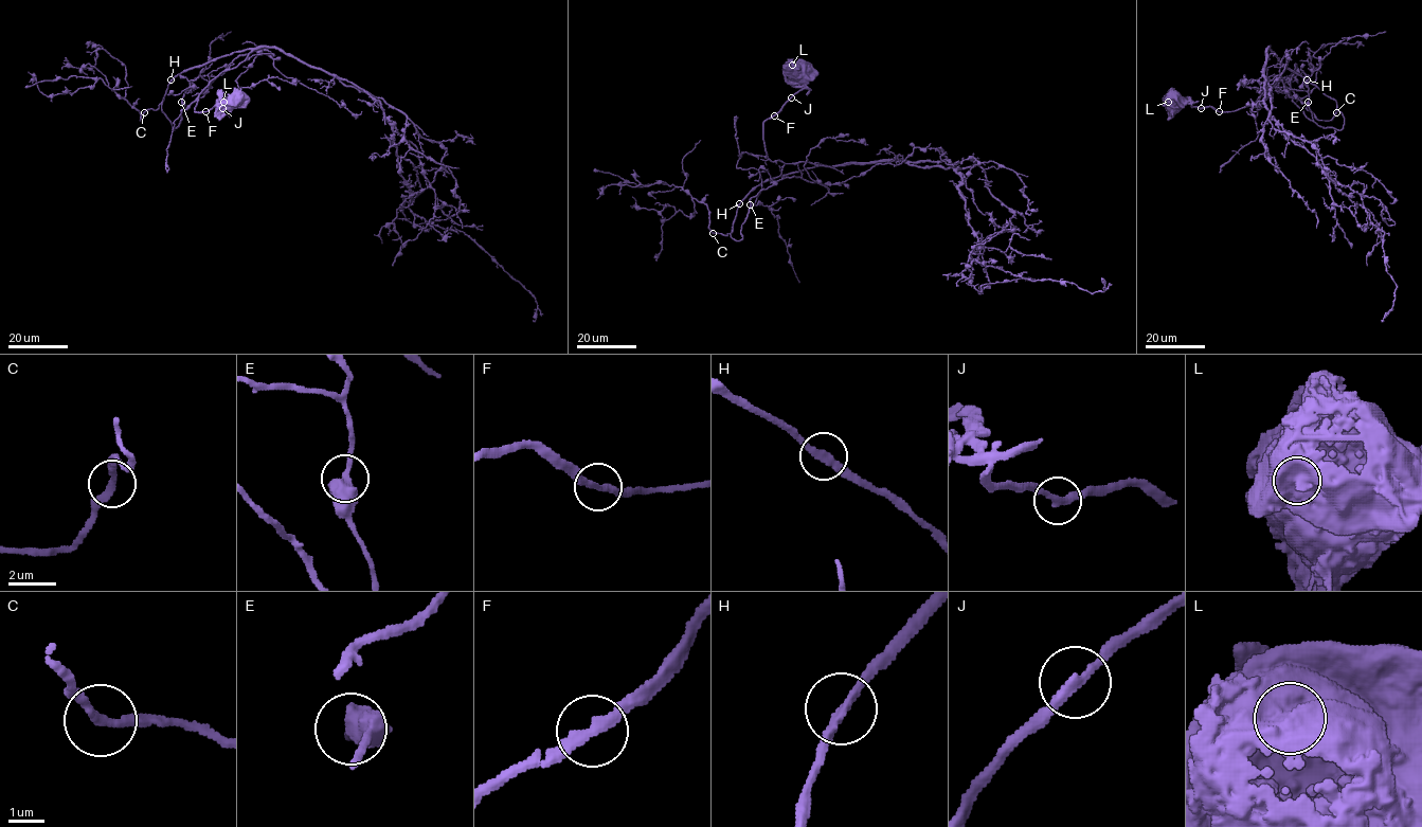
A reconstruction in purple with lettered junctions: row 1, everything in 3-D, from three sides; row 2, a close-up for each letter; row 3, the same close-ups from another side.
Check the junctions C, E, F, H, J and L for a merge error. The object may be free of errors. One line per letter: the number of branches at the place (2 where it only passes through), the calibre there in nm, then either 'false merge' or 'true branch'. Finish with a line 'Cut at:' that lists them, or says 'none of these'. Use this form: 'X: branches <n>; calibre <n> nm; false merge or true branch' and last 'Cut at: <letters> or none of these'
C: branches 2; calibre 220 nm; true branch
E: branches 2; calibre 500 nm; true branch
F: branches 2; calibre 280 nm; true branch
H: branches 2; calibre 240 nm; true branch
J: branches 2; calibre 260 nm; true branch
L: branches 1; calibre 1400 nm; false merge
Cut at: L

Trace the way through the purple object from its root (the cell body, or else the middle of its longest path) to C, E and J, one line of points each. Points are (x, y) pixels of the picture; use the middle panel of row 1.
C: (790, 71), (807, 87), (763, 124), (781, 174), (758, 171), (740, 240), (713, 233)
E: (790, 71), (807, 87), (763, 124), (767, 156), (784, 165), (774, 178), (758, 171), (761, 190), (751, 204)
J: (790, 71), (807, 87), (791, 96)

